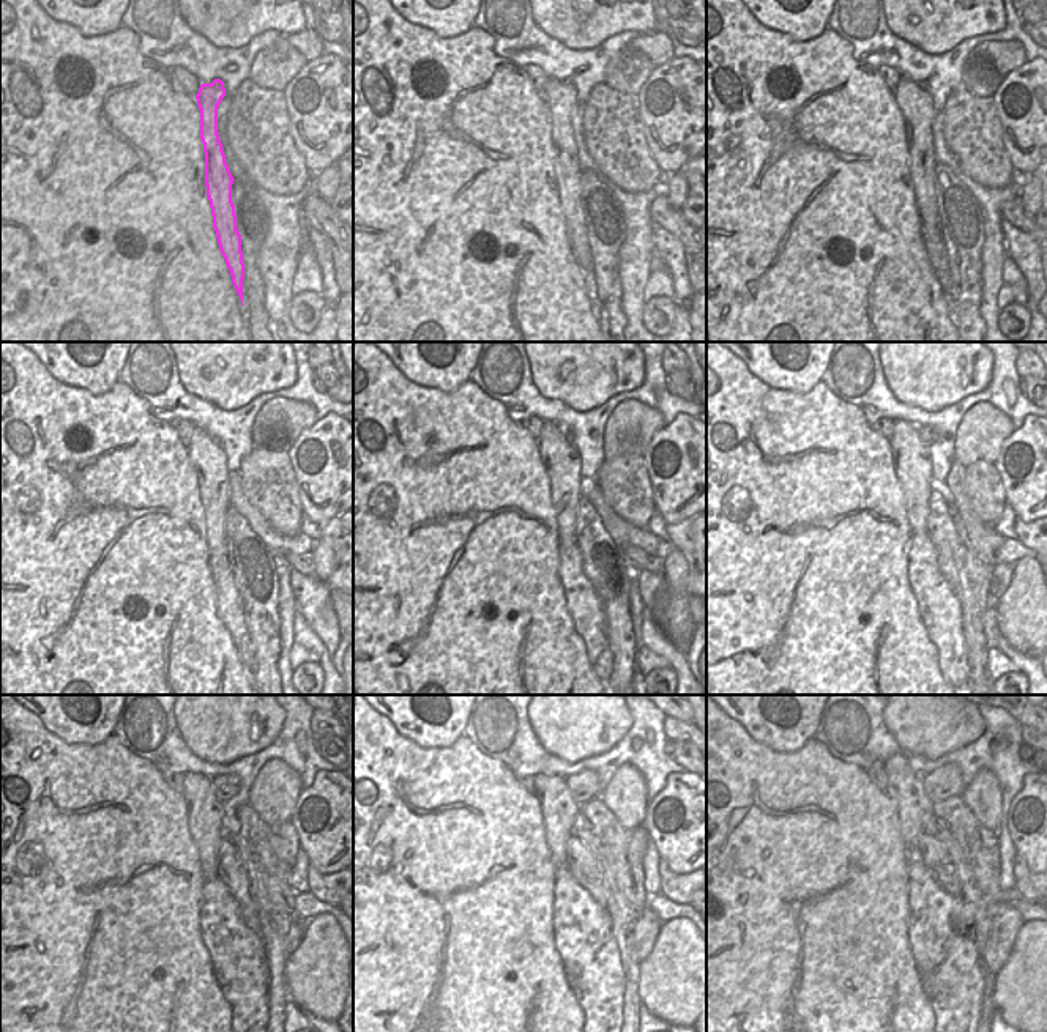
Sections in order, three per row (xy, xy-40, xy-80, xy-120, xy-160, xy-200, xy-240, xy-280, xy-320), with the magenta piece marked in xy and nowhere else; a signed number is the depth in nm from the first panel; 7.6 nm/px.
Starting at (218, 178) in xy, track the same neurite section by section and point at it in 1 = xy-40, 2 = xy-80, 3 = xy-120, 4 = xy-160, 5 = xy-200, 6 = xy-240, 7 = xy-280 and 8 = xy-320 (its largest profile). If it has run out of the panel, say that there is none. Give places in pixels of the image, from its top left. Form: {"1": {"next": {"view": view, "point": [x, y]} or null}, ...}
{"1": {"next": {"view": "xy-40", "point": [560, 98]}}, "2": {"next": {"view": "xy-80", "point": [915, 104]}}, "3": {"next": {"view": "xy-120", "point": [207, 456]}}, "4": {"next": {"view": "xy-160", "point": [560, 459]}}, "5": {"next": {"view": "xy-200", "point": [912, 460]}}, "6": {"next": {"view": "xy-240", "point": [205, 813]}}, "7": {"next": {"view": "xy-280", "point": [558, 809]}}, "8": {"next": {"view": "xy-320", "point": [904, 786]}}}

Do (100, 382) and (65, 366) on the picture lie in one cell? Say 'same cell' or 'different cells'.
same cell

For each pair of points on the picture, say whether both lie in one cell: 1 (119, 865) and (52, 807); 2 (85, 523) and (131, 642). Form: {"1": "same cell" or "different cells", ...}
{"1": "same cell", "2": "same cell"}

